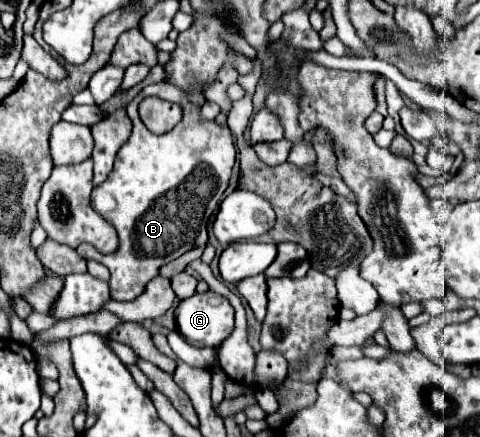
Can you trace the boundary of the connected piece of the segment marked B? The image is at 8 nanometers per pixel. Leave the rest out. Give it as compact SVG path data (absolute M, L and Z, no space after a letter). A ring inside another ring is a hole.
M167 83L145 87L127 107L133 121L129 141L119 149L115 167L105 183L93 189L93 209L109 221L117 235L119 247L115 253L99 253L93 245L79 245L77 253L85 259L95 259L111 271L111 299L133 301L147 283L159 275L159 267L177 259L195 247L195 239L207 243L207 221L219 207L225 189L229 187L237 149L231 131L215 121L203 121L199 107L191 105L185 93ZM147 95L159 95L183 107L183 119L173 131L165 135L151 133L141 121L139 101Z

